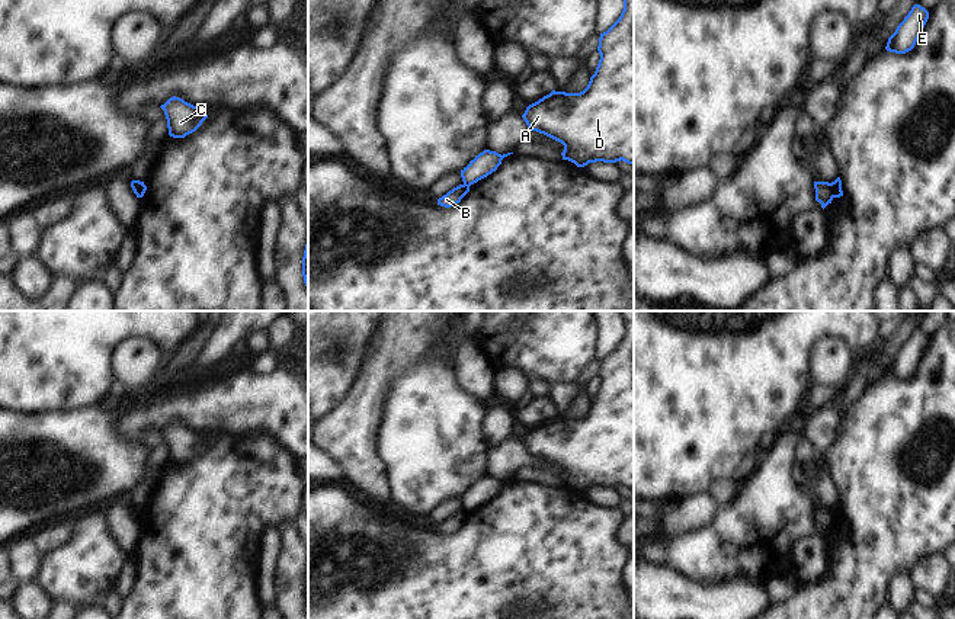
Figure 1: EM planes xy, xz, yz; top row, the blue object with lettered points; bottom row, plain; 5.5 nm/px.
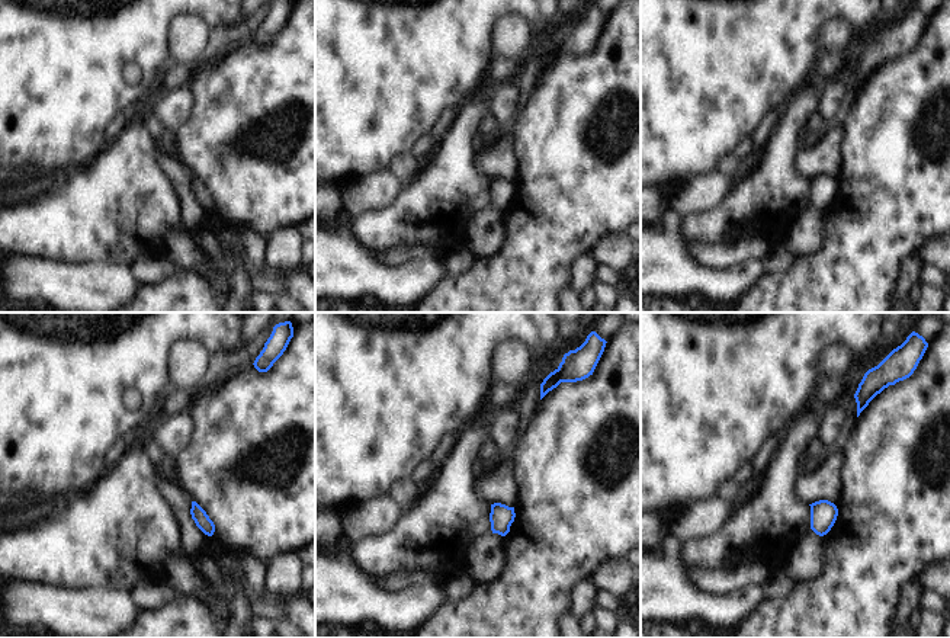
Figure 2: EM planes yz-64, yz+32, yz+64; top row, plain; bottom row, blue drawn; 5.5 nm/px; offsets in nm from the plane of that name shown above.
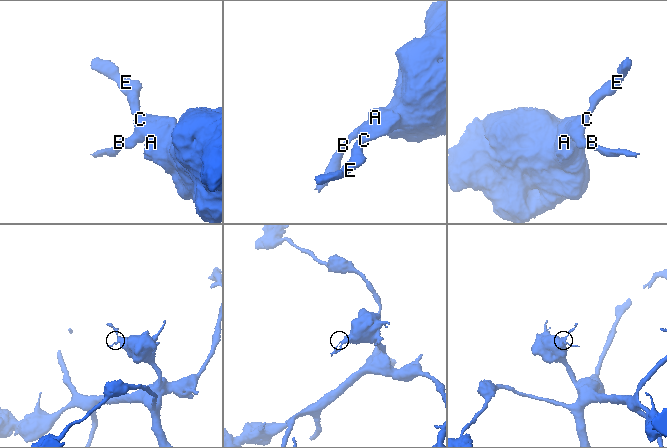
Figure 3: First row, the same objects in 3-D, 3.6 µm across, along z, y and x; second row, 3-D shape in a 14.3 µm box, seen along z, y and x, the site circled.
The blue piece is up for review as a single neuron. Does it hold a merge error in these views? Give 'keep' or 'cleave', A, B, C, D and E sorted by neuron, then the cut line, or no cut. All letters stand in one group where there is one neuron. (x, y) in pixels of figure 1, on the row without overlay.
cleave; groups A C D E / B; cut yz (830, 509), (833, 522)

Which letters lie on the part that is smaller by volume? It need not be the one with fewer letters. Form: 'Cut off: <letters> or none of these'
Cut off: B

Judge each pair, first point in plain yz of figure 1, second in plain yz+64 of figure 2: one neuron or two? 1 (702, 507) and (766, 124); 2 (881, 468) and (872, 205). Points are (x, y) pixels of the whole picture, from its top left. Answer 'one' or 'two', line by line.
1: one
2: one

